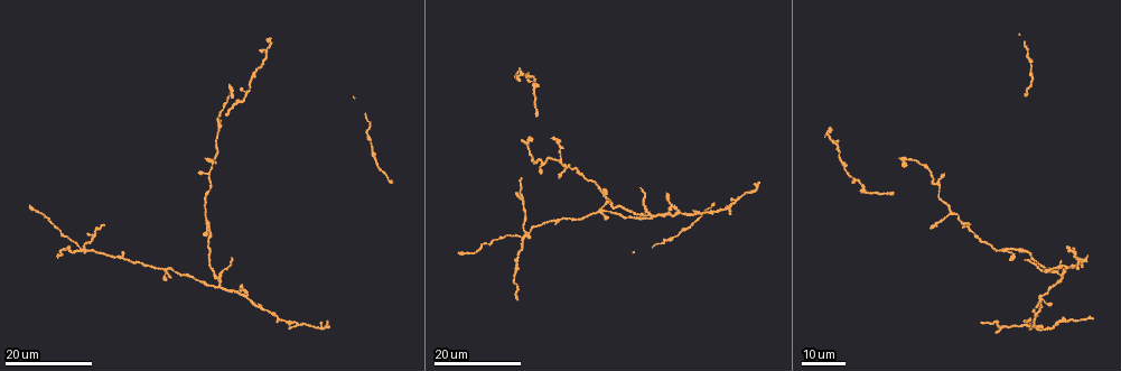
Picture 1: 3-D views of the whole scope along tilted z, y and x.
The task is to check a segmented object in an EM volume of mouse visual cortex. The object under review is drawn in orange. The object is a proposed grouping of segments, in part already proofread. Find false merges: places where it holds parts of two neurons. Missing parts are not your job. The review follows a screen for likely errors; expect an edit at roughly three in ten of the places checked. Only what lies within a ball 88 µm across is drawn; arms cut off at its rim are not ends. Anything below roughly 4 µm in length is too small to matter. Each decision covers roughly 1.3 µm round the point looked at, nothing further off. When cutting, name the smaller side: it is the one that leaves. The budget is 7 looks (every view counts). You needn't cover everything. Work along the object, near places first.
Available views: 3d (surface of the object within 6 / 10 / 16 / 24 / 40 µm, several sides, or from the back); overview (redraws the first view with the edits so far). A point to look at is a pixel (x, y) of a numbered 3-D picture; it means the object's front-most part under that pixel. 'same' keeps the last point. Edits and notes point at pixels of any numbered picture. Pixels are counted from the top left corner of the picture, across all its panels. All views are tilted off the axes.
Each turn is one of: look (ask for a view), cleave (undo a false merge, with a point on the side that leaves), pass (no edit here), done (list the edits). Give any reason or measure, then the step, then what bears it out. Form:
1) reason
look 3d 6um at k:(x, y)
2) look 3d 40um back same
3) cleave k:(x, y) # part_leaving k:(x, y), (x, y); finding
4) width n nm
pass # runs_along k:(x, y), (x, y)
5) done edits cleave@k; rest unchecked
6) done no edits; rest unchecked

three arms meet
look 3d 24um at 1:(523, 237)

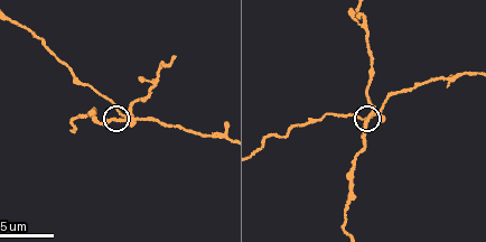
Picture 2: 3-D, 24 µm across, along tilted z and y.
look 3d 6um at 2:(122, 115)

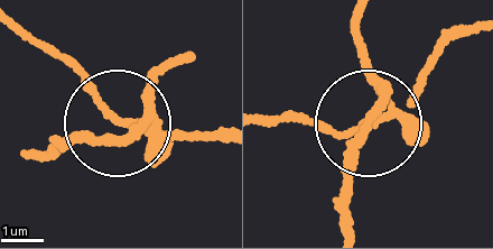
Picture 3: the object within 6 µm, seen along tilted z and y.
cleave 3:(91, 137) # part_leaving 3:(152, 127), (43, 156); a second neuron is stuck on

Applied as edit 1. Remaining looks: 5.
four or more arms meet
look 3d 24um at 1:(645, 214)

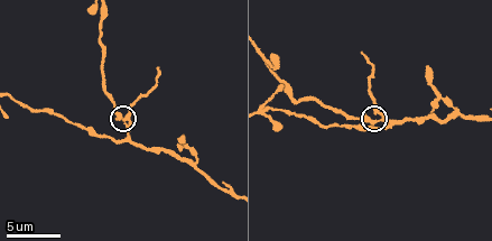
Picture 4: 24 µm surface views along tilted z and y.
look 3d 6um at 4:(374, 123)

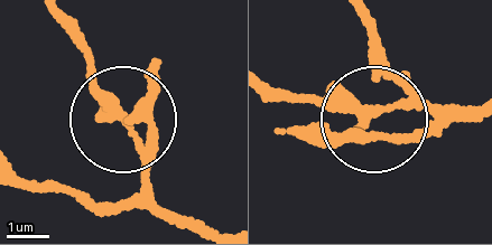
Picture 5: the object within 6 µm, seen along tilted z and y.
side_arm 95 um
cleave 5:(147, 104) # part_leaving 5:(149, 151), (158, 69); a second neuron is stuck on

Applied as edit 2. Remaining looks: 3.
look overview

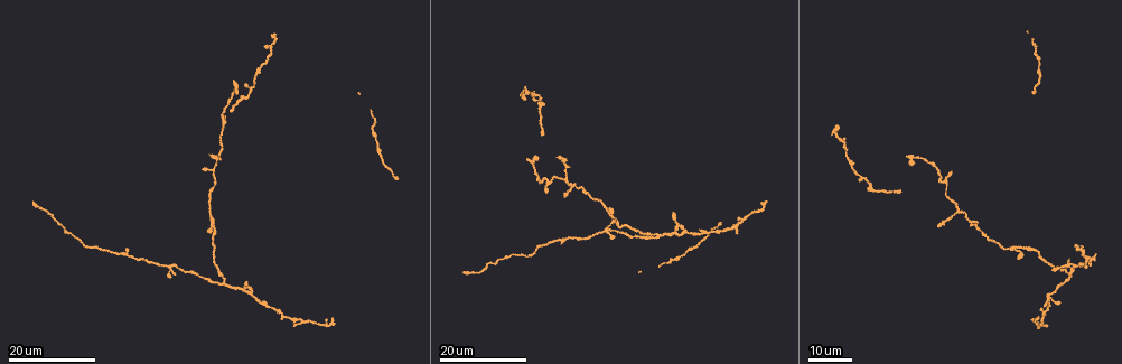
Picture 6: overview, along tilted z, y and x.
small branch off a trunk
look 3d 24um at 6:(722, 229)

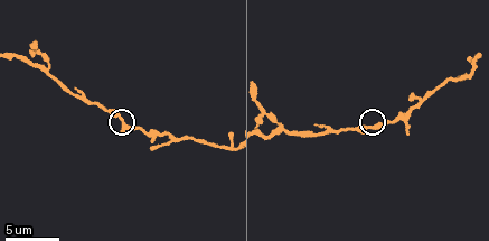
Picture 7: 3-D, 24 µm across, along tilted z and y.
look 3d 10um at 7:(126, 126)

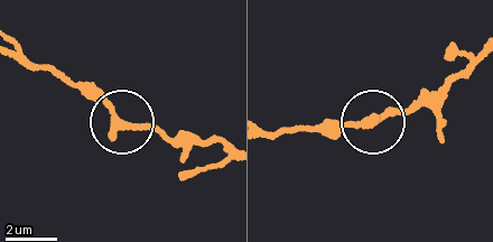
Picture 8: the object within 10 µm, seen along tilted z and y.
pass # runs_along 8:(18, 55), (52, 67), (107, 100), (131, 123), (176, 143); continuous, no second neuron

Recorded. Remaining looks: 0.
done edits cleave@3, cleave@5; rest unchecked

